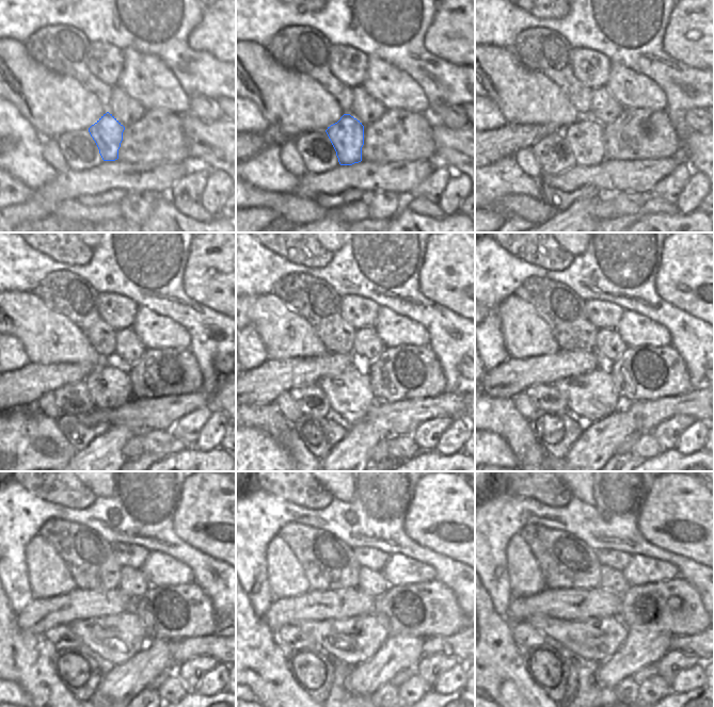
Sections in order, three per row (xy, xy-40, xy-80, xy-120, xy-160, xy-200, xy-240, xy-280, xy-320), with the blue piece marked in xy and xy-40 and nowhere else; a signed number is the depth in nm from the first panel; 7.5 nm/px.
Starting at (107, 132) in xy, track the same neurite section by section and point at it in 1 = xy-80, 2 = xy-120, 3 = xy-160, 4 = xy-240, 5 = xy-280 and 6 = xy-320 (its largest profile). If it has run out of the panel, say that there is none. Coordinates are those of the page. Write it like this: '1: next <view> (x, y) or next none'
1: next xy-80 (585, 138)
2: next xy-120 (110, 386)
3: next xy-160 (350, 396)
4: next xy-240 (115, 639)
5: next xy-280 (355, 640)
6: next xy-320 (597, 639)

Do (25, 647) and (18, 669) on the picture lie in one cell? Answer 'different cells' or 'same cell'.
same cell

